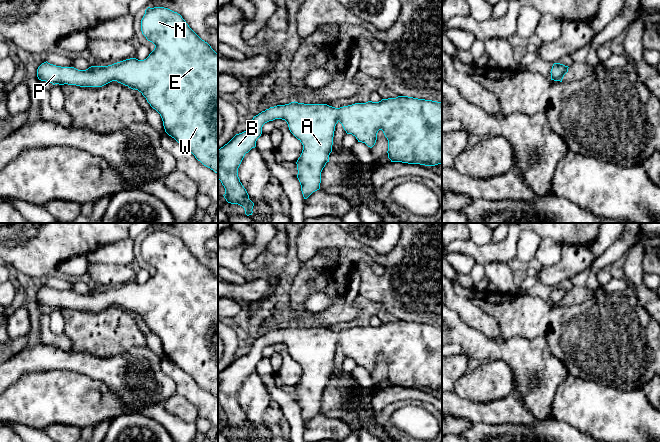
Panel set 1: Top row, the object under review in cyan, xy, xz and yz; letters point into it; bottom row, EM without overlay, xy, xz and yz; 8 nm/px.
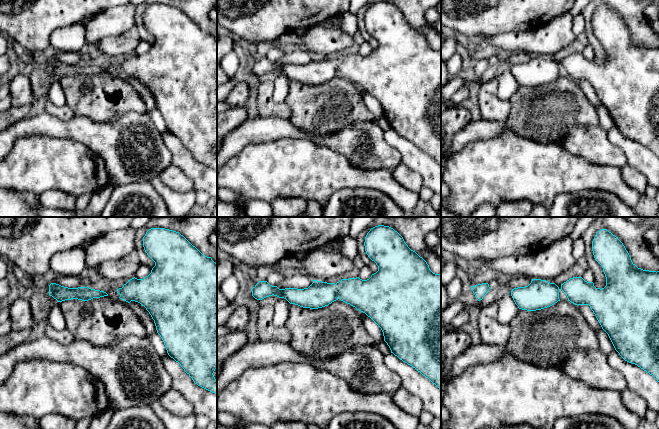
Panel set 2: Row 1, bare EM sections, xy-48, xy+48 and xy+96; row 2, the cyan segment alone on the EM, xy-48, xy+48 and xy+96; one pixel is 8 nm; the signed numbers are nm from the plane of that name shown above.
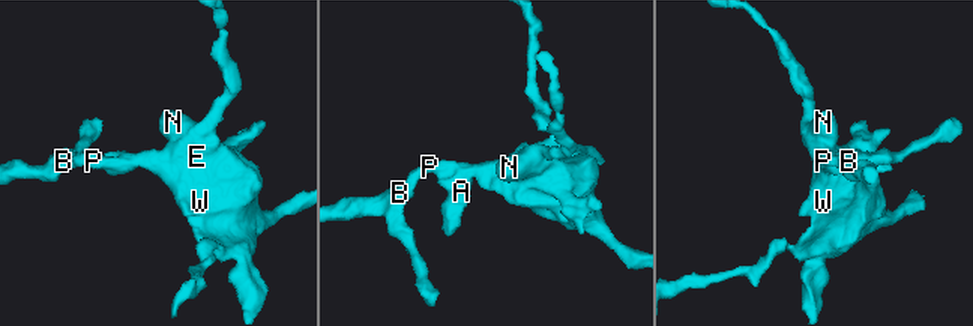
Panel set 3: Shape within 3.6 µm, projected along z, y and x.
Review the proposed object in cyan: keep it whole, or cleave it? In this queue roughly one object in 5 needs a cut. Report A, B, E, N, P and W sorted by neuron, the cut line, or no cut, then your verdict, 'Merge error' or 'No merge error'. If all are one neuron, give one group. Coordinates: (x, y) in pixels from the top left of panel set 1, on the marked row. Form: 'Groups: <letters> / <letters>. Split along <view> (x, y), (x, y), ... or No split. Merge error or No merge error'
Groups: A B E N P W. No split. No merge error

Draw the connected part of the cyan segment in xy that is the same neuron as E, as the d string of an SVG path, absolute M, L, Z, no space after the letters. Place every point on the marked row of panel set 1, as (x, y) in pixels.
M148 7L141 31L155 45L144 60L126 59L86 70L42 63L37 69L41 81L53 85L102 87L117 81L138 90L161 116L165 132L184 146L204 166L218 174L218 53L202 40L180 14L164 7Z

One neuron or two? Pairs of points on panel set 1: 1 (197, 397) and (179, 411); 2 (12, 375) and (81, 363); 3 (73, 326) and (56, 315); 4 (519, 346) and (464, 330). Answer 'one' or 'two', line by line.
1: two
2: one
3: two
4: one

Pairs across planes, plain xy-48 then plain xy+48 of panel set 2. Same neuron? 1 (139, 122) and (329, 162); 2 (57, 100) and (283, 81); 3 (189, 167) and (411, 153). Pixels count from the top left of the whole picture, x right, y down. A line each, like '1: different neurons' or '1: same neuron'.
1: different neurons
2: same neuron
3: same neuron

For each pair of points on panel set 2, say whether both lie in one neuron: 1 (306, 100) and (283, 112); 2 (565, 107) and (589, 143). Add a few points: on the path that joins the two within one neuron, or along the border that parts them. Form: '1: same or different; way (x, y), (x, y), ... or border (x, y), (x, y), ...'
1: different; border (284, 102), (290, 109), (289, 119)
2: different; border (598, 124), (575, 126), (559, 141)

